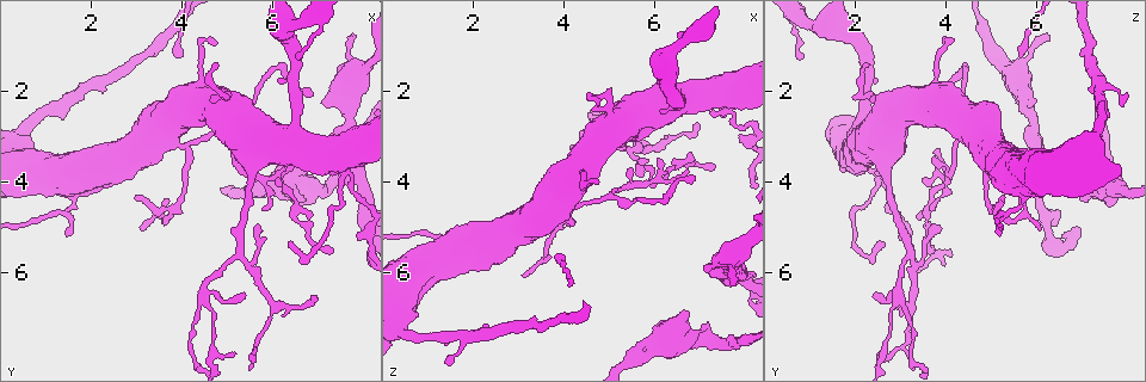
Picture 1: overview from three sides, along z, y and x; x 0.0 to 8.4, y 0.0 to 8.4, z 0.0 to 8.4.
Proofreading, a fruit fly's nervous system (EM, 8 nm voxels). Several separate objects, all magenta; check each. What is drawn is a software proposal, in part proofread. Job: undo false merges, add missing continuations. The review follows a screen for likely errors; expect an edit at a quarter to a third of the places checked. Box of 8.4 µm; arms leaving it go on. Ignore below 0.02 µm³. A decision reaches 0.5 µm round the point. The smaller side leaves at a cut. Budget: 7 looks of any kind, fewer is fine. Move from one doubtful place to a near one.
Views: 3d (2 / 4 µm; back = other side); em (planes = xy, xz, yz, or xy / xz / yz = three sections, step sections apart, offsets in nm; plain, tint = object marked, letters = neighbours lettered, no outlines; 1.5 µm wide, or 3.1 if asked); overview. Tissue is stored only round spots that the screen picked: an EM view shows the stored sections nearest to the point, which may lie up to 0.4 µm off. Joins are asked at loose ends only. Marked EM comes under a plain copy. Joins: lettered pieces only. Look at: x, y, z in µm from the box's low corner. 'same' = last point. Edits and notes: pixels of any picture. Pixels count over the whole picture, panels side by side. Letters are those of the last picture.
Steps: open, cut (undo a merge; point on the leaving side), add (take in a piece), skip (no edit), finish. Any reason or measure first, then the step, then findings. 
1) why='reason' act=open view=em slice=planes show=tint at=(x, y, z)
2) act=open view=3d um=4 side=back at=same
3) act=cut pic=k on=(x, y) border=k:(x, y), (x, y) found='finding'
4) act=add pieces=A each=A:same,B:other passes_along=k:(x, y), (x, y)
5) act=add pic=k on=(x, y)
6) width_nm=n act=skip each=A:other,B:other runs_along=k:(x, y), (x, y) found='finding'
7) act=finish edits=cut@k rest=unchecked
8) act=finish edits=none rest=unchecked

why='tapers out' act=open view=3d um=2 at=(3.00, 4.35, 5.25)

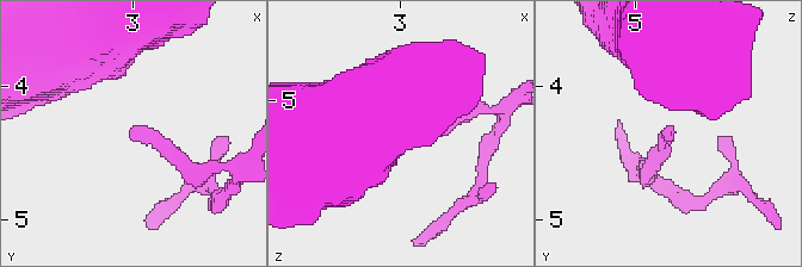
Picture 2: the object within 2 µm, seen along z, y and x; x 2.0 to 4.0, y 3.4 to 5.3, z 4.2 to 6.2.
why='need the tissue' act=open view=em slice=planes show=letters at=(2.94, 4.34, 5.24)

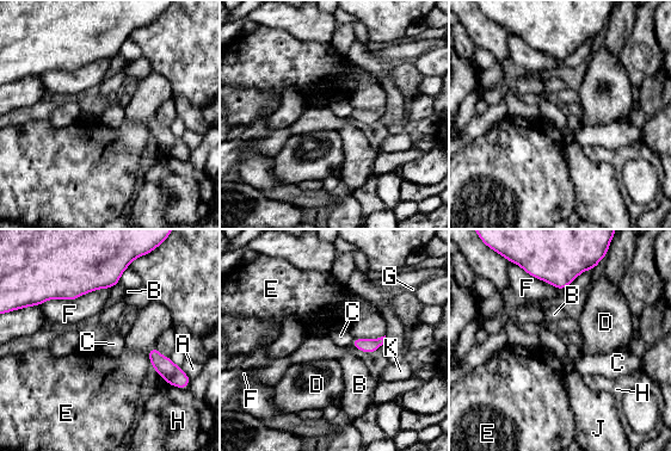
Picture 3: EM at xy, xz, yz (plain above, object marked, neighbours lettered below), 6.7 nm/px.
act=skip each=A:other,B:other,C:other,D:other,E:other,F:other,G:other,H:other,J:other,K:other found='none of them fits'

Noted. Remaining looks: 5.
why='stops while still wide' act=open view=3d um=4 side=back at=(7.05, 2.30, 5.90)

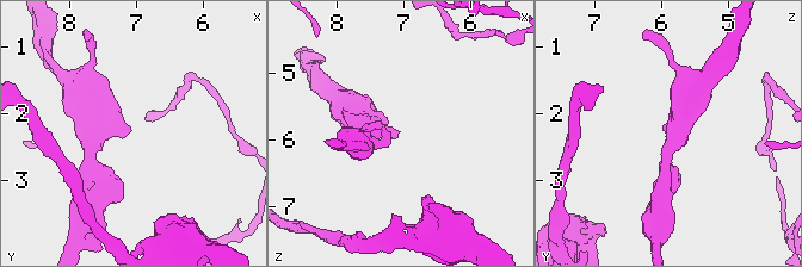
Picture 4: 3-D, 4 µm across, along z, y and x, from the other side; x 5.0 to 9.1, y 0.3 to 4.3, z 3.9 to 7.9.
act=open view=em slice=xz step=4 show=letters at=(7.10, 2.25, 5.90)

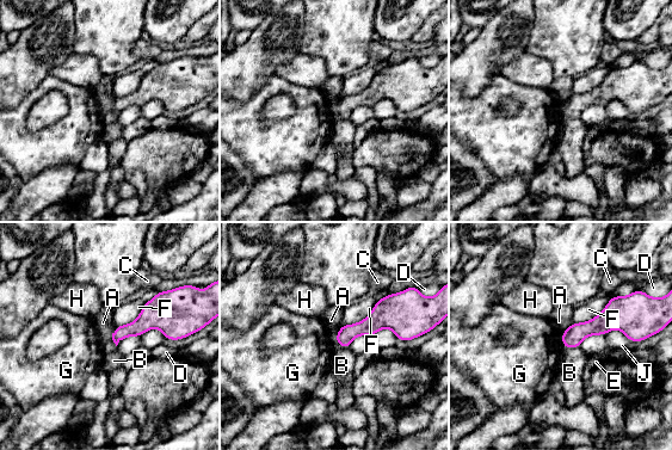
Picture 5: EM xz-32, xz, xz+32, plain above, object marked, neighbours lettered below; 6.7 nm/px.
longest_contact=F:320nm act=skip each=A:other,B:other,C:other,D:other,E:other,F:other,G:other,H:other,J:other border=5:(560, 336), (563, 346) found='no lettered piece goes on from it'

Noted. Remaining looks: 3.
act=finish edits=none rest=unchecked

